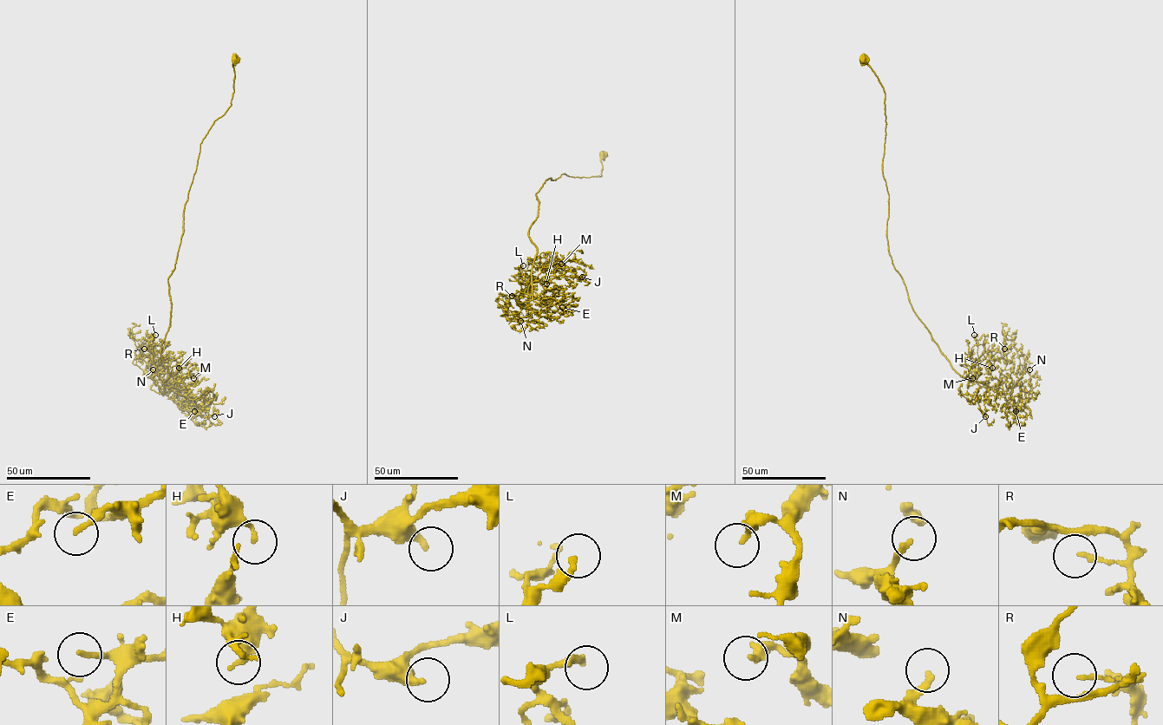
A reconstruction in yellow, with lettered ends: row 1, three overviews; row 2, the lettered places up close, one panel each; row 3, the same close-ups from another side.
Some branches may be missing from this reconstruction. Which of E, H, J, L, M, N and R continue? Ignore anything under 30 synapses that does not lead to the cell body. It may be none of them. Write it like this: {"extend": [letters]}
{"extend": ["N"]}

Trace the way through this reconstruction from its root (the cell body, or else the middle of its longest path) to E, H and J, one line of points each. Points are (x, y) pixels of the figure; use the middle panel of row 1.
E: (603, 154), (600, 176), (562, 174), (535, 193), (532, 298), (562, 307)
H: (603, 154), (600, 176), (562, 174), (535, 193), (528, 236), (537, 253), (525, 292), (529, 277), (546, 284)
J: (603, 154), (600, 176), (545, 180), (528, 231), (537, 251), (532, 281), (558, 267), (582, 277)

